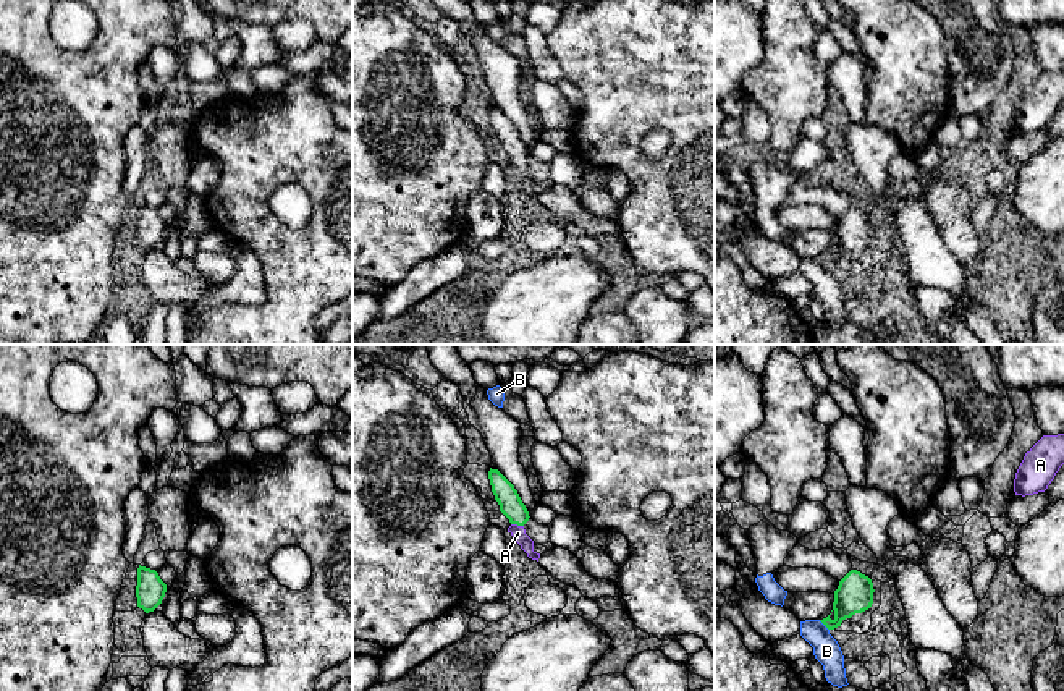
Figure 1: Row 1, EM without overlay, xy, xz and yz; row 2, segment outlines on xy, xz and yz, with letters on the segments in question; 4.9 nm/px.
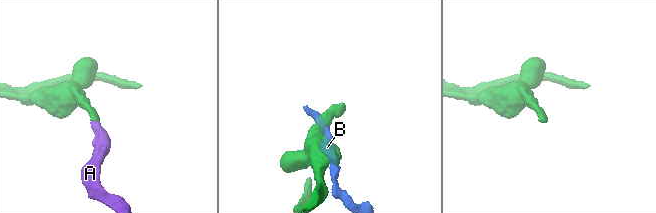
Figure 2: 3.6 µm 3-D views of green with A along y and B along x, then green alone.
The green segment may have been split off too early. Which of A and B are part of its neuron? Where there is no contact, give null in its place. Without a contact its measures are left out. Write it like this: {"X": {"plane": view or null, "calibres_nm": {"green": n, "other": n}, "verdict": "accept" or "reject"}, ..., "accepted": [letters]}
{"A": {"plane": "xz", "calibres_nm": {"green": 120, "other": 70}, "verdict": "accept"}, "B": {"plane": "yz", "calibres_nm": {"green": 190, "other": 140}, "verdict": "reject"}, "accepted": ["A"]}

